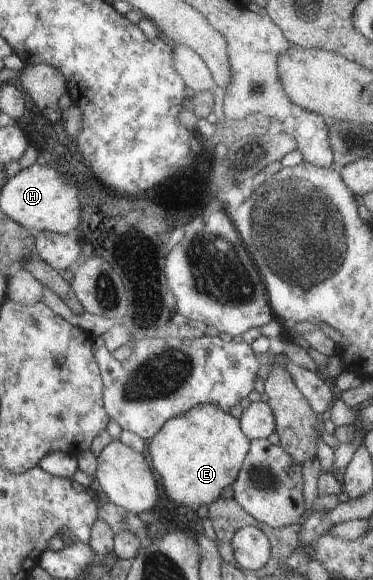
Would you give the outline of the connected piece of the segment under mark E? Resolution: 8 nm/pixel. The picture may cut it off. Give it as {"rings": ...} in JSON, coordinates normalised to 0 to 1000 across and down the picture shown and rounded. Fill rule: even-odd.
{"rings":[[[702,693],[670,695],[643,724],[584,698],[558,695],[515,702],[493,716],[456,722],[426,748],[408,753],[397,781],[408,809],[429,819],[445,853],[466,867],[531,879],[587,860],[609,836],[625,836],[665,783],[673,760],[716,757],[737,743],[729,705]]]}

